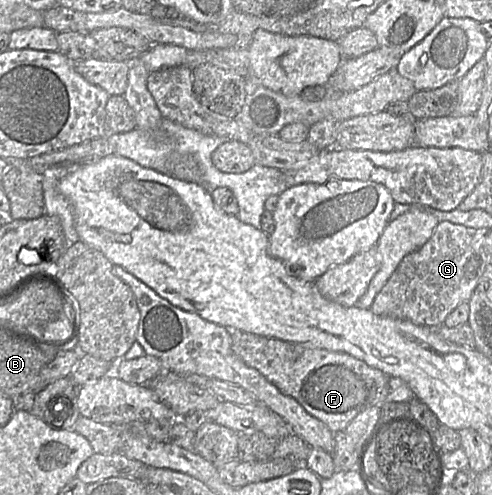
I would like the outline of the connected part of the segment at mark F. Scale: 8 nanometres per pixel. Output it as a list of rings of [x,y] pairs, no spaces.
[[[231,330],[232,350],[248,366],[258,370],[282,393],[293,397],[333,433],[344,431],[360,412],[387,402],[390,376],[347,353]]]

